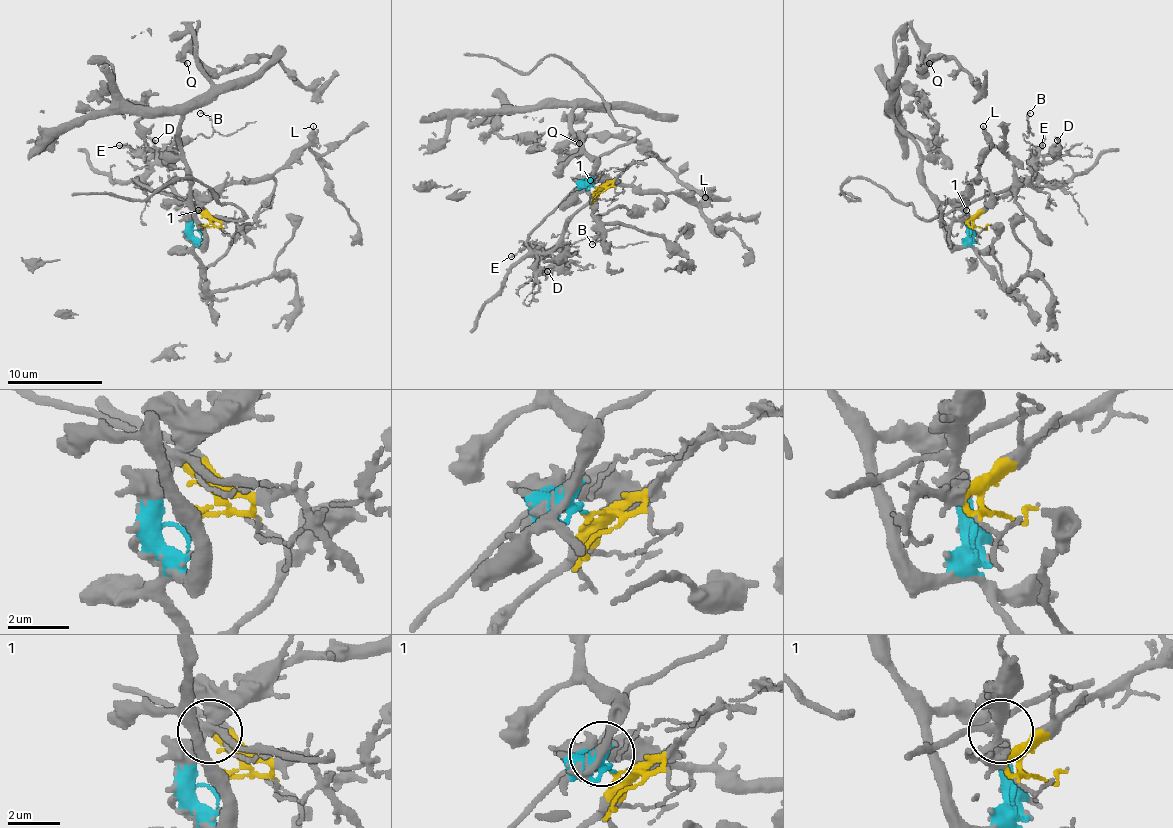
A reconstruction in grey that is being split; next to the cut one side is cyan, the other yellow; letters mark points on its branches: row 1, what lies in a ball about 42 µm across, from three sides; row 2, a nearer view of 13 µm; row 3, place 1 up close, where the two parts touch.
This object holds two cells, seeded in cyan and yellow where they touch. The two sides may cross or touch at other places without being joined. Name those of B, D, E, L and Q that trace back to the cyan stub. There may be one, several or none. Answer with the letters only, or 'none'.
L, Q

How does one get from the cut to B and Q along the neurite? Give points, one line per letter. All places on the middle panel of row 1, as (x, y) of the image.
B: (596, 187), (601, 189), (570, 220), (562, 244), (565, 249), (560, 247), (591, 237), (605, 242), (591, 244)
Q: (596, 187), (596, 163), (572, 130), (572, 111), (603, 108), (589, 108), (589, 125), (574, 139), (579, 144)

